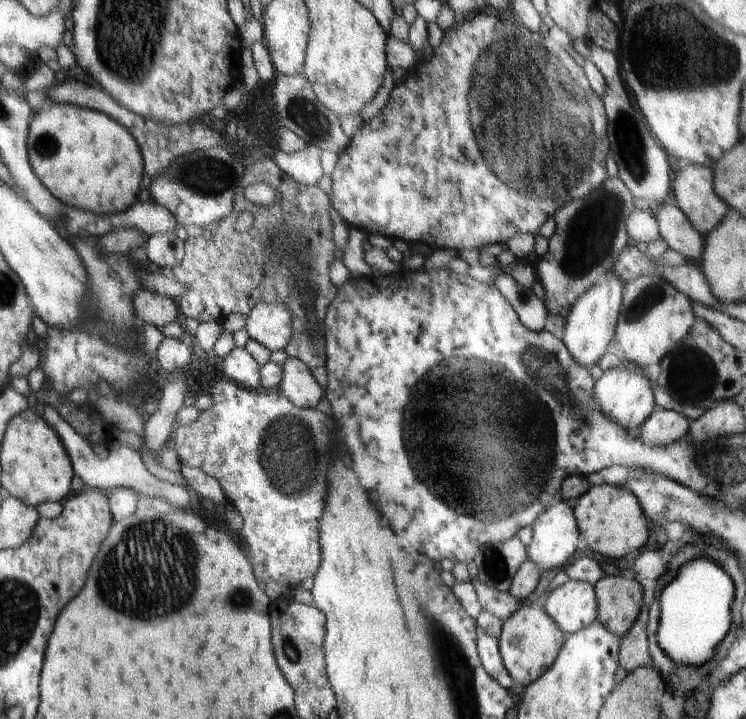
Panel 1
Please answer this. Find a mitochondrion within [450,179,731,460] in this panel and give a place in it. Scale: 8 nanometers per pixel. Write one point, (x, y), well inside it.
(589, 239)

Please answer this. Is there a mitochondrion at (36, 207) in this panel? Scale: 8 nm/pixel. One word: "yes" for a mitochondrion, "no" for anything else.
no

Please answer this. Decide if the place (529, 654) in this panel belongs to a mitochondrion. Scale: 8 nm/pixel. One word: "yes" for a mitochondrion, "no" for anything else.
no

